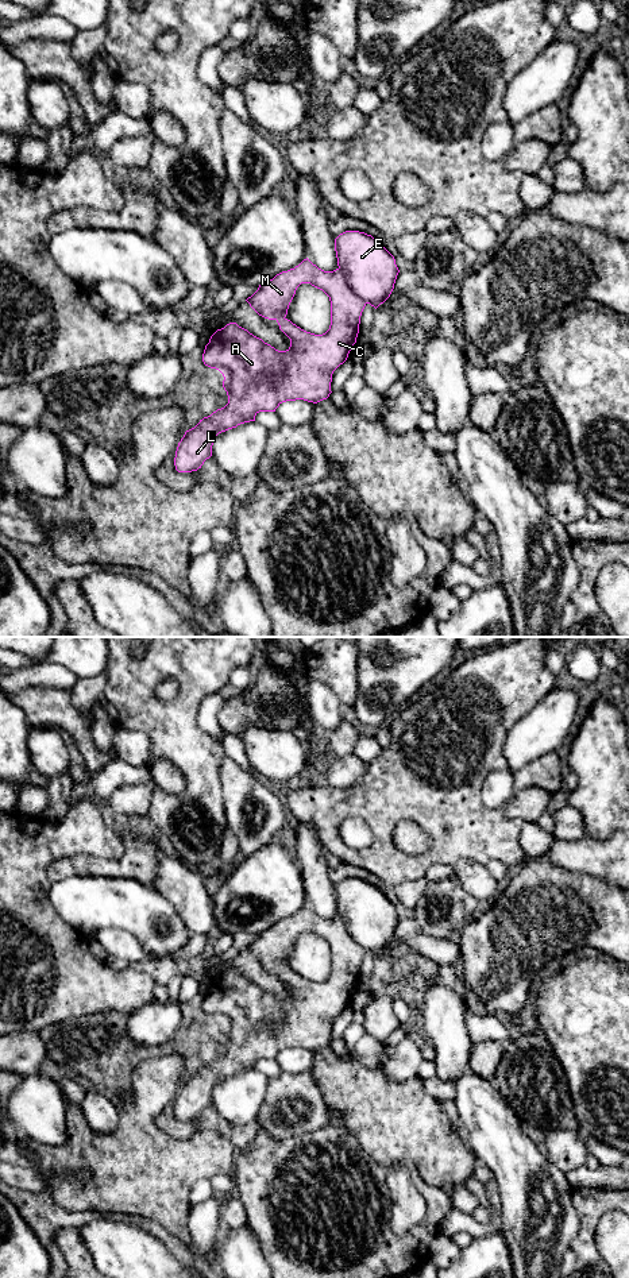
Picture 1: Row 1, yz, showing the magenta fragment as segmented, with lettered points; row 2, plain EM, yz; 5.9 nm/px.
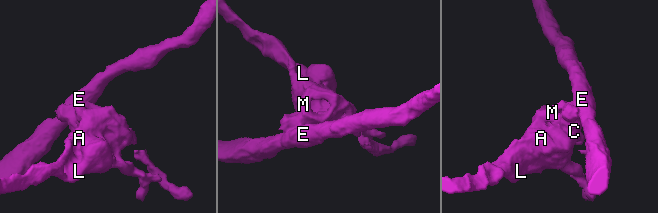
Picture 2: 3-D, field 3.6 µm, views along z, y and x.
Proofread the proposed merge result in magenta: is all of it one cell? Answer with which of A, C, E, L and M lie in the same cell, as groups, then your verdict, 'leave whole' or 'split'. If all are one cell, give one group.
A C L M / E | split

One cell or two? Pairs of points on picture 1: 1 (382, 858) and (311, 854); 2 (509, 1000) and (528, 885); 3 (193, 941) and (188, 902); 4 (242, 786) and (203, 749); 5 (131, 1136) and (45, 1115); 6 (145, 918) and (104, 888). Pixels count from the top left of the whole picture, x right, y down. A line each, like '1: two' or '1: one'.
1: two
2: one
3: two
4: two
5: two
6: one

